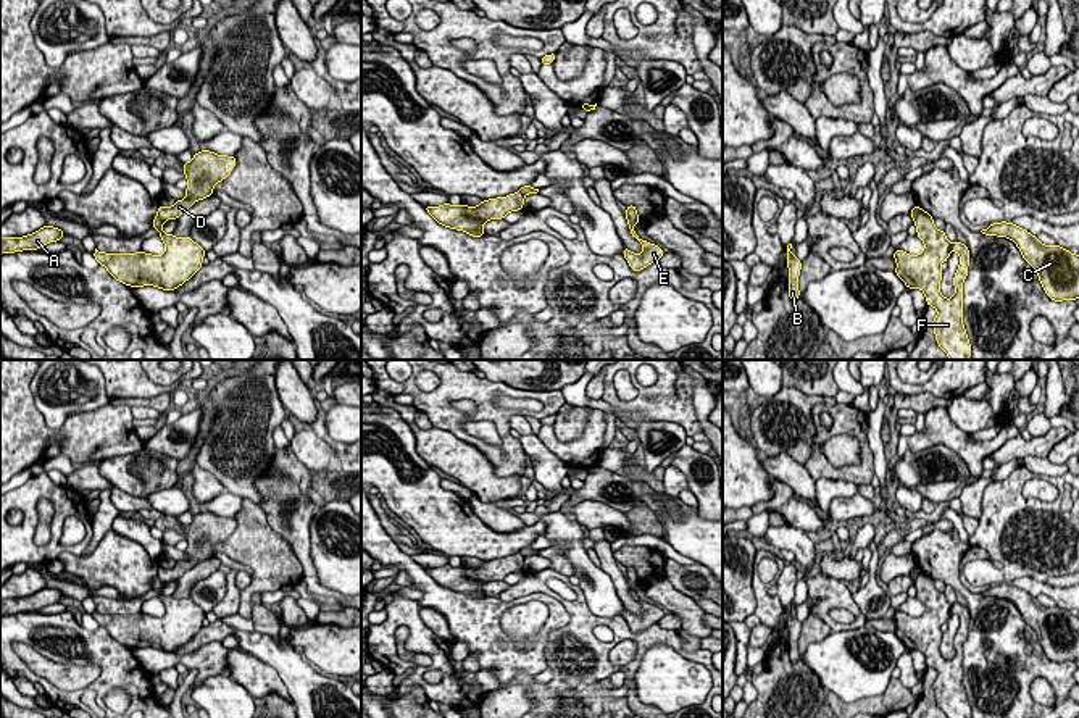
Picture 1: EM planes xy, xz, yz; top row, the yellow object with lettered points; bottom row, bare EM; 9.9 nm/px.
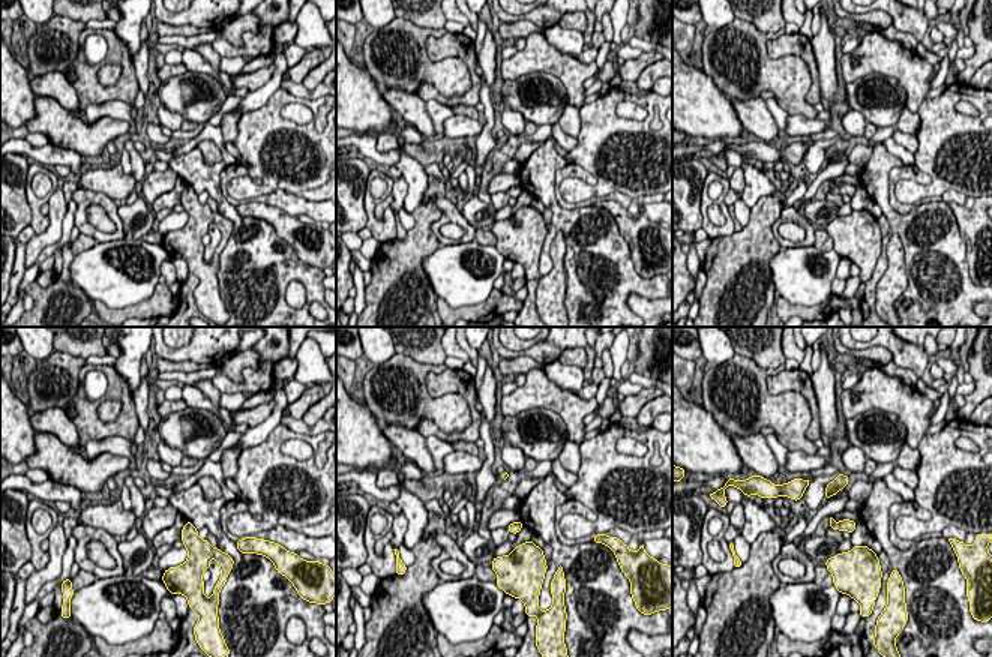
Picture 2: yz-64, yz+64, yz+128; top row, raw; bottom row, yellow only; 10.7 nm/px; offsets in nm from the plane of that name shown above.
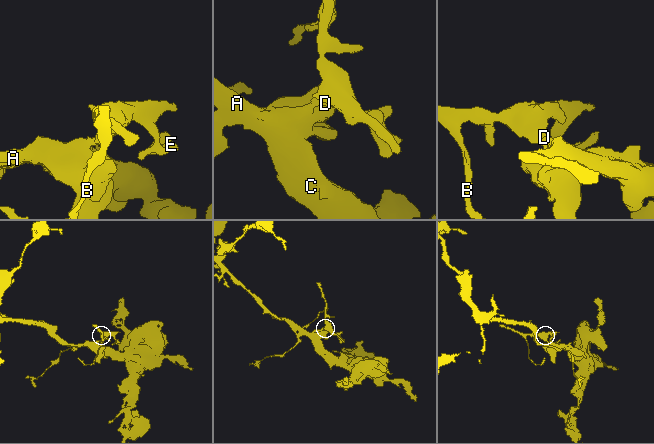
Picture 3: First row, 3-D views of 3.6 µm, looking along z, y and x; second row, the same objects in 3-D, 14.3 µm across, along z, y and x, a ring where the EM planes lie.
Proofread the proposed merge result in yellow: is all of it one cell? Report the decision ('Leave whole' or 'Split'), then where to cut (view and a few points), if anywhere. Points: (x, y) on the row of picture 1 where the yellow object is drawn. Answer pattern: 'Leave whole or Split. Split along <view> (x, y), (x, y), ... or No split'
Split. Split along xy (157, 213), (163, 221)

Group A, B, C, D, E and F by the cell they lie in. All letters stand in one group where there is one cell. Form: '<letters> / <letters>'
A C F / B D E

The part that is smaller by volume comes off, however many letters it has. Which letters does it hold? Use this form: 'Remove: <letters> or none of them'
Remove: B, D, E

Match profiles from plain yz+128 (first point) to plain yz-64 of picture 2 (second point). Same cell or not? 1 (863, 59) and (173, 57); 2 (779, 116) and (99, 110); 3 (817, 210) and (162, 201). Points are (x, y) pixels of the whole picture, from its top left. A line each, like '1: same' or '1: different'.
1: different
2: same
3: different

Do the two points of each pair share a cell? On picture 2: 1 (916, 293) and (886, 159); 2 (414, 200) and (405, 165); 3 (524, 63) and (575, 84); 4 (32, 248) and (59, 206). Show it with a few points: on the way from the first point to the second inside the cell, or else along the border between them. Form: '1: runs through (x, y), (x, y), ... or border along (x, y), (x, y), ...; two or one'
1: runs through (913, 260), (913, 245), (881, 192); one
2: runs through (414, 191), (414, 174); one
3: runs through (536, 63), (554, 63), (563, 72); one
4: runs through (42, 239), (54, 227), (56, 216); one

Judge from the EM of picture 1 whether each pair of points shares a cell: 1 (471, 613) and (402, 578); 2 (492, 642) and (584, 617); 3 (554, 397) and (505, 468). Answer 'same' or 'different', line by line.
1: different
2: different
3: same

